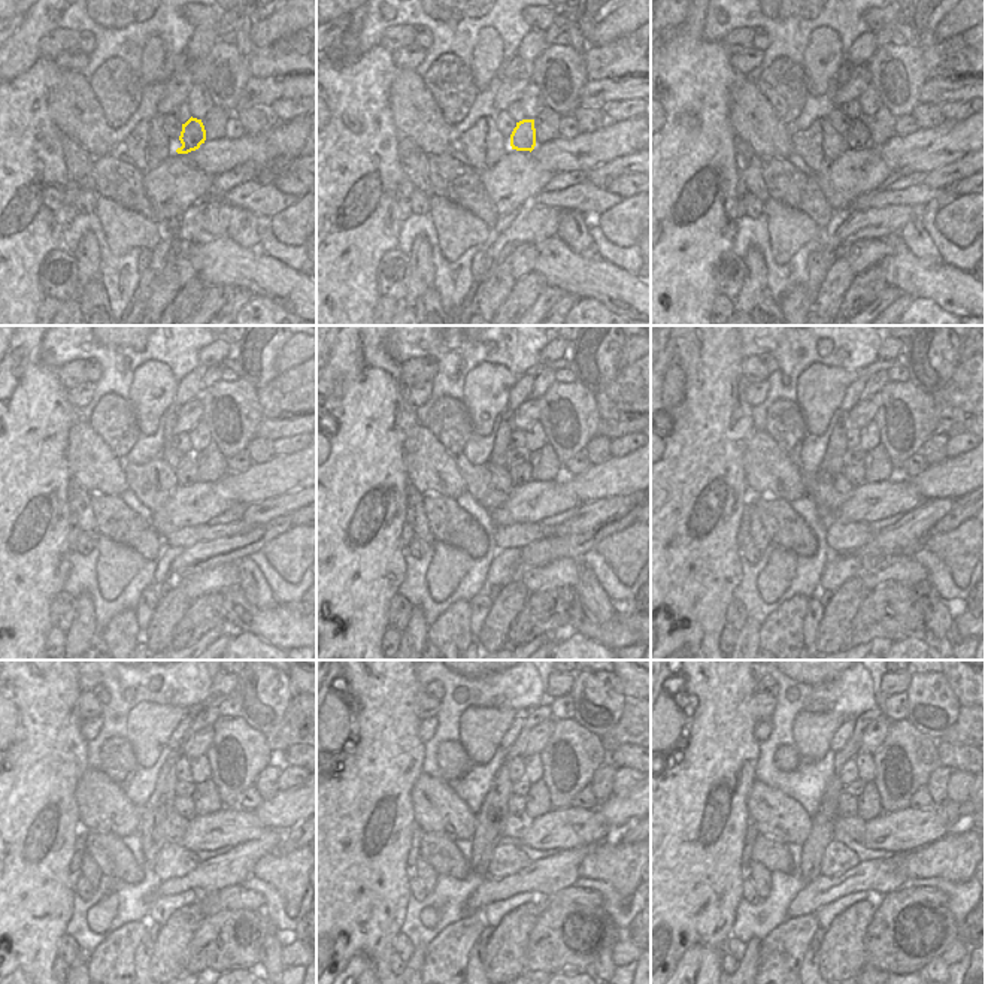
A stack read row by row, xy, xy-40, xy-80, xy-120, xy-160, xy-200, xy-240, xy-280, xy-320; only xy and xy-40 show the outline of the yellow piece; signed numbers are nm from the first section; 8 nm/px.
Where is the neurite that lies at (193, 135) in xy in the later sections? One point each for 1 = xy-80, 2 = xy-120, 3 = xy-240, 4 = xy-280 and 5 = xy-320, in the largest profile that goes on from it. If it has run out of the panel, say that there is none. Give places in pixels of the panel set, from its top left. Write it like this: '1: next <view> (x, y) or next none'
1: next xy-80 (857, 138)
2: next xy-120 (187, 474)
3: next xy-240 (184, 805)
4: next xy-280 (517, 805)
5: next xy-320 (846, 804)

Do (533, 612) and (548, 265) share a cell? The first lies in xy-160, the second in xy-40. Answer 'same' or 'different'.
different

